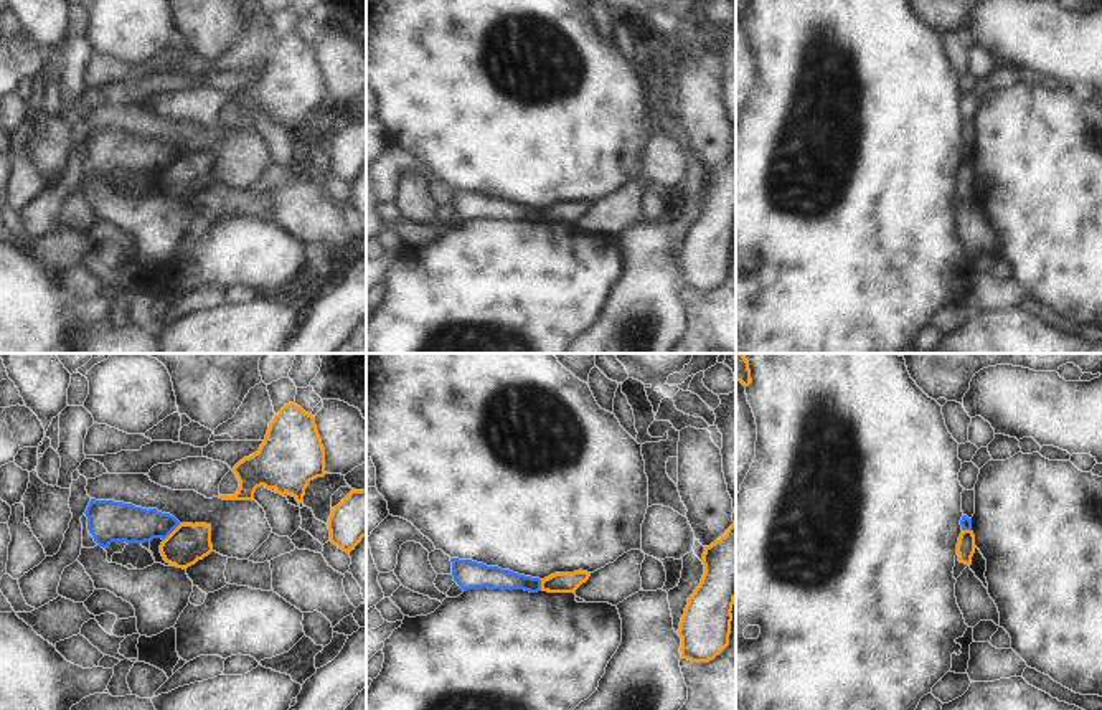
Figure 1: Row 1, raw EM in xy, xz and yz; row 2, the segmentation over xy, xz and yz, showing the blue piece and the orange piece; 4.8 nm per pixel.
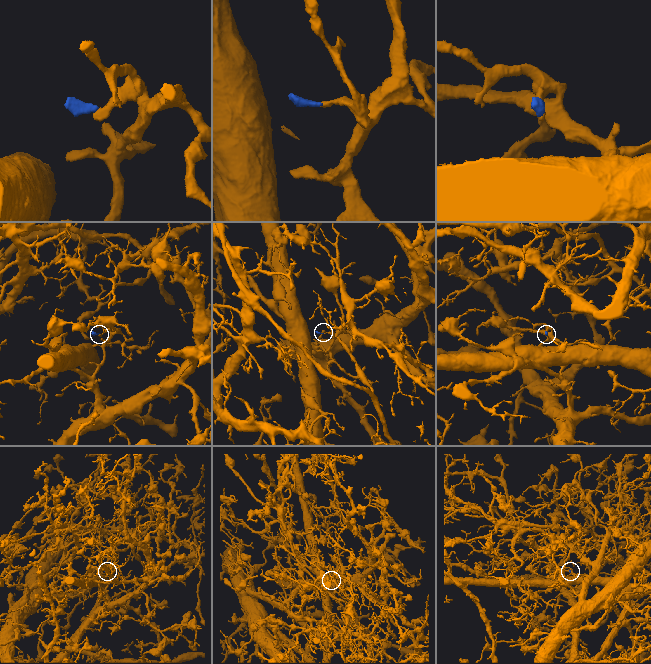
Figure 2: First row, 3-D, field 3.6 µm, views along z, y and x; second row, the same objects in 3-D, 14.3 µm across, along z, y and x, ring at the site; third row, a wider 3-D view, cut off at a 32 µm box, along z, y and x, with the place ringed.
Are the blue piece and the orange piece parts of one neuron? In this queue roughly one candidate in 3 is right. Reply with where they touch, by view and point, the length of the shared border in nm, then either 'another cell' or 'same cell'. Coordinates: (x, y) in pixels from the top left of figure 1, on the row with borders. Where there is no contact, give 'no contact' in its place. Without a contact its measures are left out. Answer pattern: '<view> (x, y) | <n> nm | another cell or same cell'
xy (172, 530) | 120 nm | another cell

